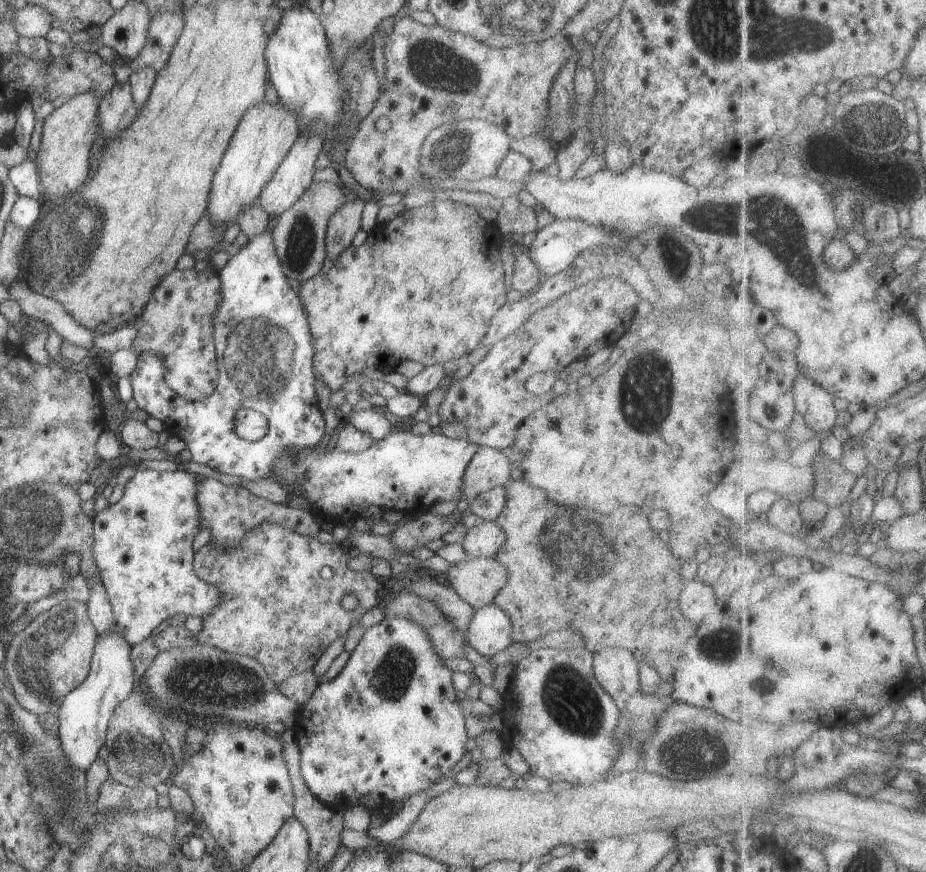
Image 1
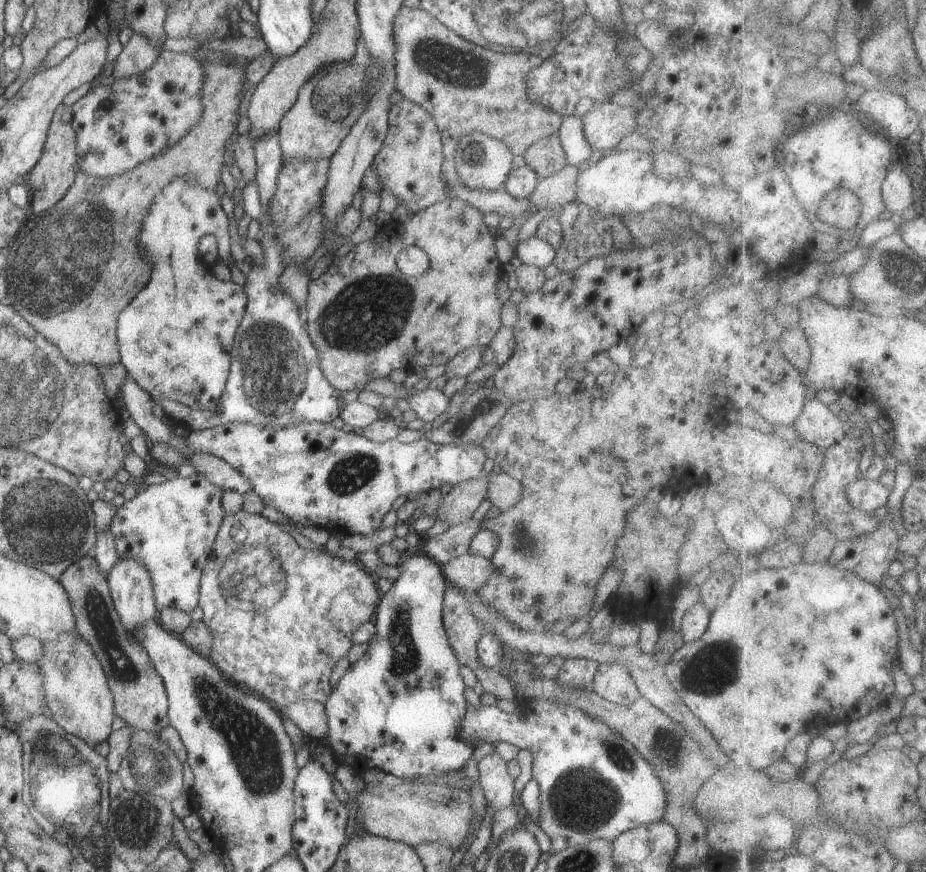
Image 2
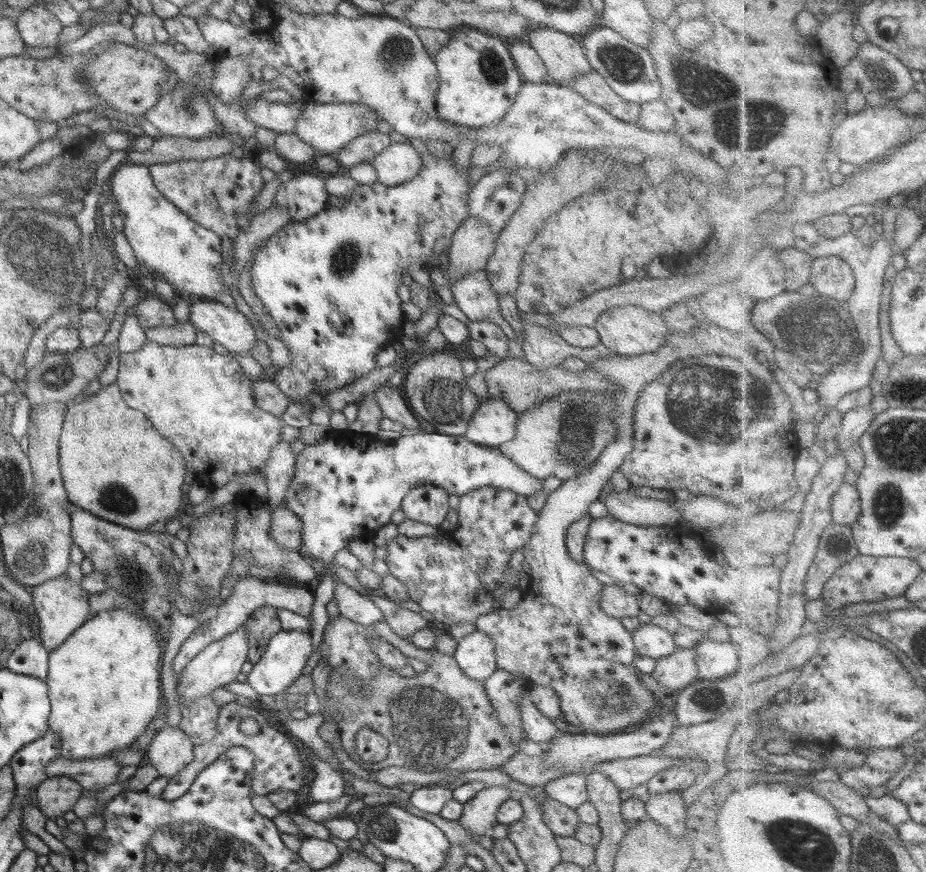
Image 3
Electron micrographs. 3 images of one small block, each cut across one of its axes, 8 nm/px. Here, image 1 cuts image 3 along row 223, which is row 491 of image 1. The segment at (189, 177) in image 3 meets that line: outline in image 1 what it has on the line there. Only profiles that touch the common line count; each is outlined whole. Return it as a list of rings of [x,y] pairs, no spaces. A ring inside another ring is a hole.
[[[198,475],[198,478],[200,478],[200,486],[196,492],[196,504],[200,506],[200,526],[202,529],[212,530],[211,540],[216,548],[238,546],[248,530],[264,522],[274,522],[308,537],[316,537],[321,530],[311,510],[296,510],[296,508],[258,498],[240,485],[225,485],[219,480],[201,475]]]

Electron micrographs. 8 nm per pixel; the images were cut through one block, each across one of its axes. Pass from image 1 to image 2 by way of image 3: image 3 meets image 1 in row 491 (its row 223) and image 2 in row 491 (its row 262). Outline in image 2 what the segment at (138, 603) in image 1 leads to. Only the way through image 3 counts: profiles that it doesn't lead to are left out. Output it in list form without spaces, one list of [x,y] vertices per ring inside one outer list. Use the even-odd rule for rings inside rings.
[[[194,473],[187,478],[177,476],[162,484],[148,485],[133,500],[117,508],[109,526],[115,536],[119,558],[134,557],[148,567],[158,610],[172,607],[190,614],[198,606],[203,566],[212,552],[221,522],[226,516],[221,505],[222,497],[221,488]]]

